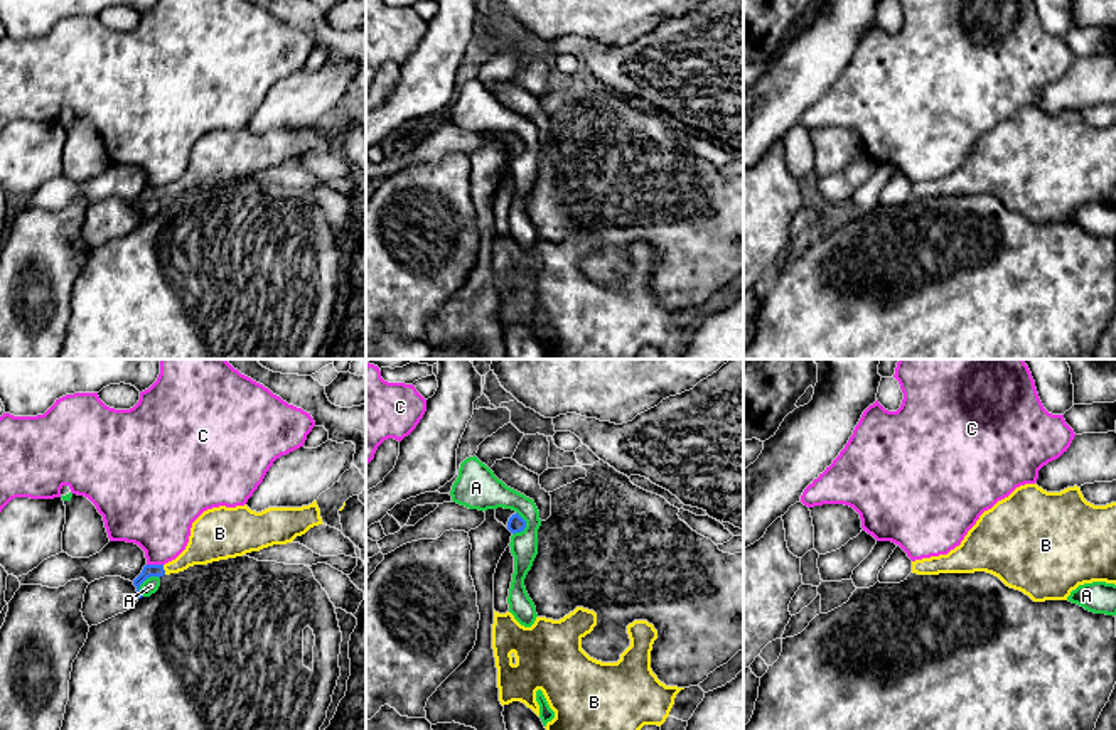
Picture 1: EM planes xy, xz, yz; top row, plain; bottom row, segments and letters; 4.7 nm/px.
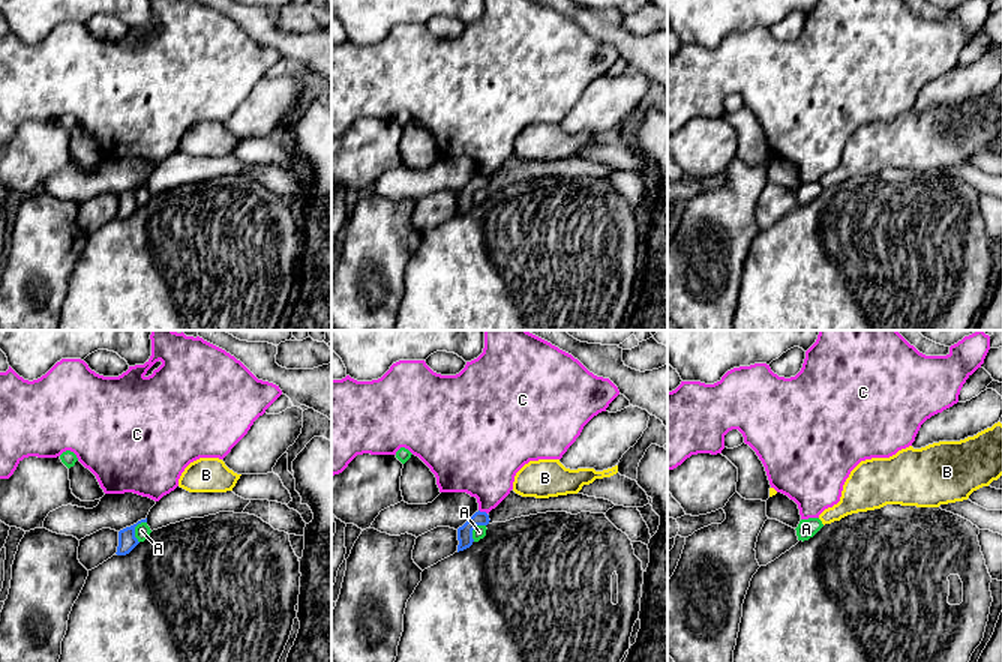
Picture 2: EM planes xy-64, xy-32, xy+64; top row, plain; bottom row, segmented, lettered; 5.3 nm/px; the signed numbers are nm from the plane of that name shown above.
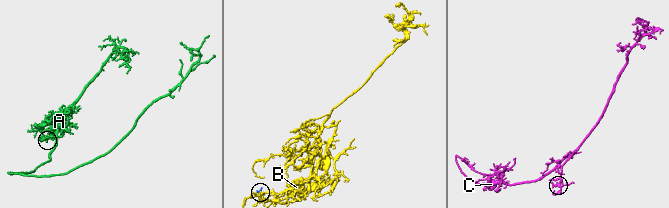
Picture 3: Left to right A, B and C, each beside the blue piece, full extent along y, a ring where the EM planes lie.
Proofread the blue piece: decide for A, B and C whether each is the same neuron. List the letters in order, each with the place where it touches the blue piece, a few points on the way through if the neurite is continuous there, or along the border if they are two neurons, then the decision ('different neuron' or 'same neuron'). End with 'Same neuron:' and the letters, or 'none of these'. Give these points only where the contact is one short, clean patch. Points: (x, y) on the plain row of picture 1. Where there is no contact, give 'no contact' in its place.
A: meets blue in xy at (145, 201); border along xy (159, 199), (149, 199), (140, 208), (140, 216); different neuron
B: meets blue in xy at (164, 193); runs through xy (149, 193), (164, 193), (181, 186), (208, 164); same neuron
C: meets blue in xy at (155, 187); border along xy (147, 186), (162, 187); different neuron
Same neuron: B

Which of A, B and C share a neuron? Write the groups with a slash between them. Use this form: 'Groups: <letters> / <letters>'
Groups: A / B / C

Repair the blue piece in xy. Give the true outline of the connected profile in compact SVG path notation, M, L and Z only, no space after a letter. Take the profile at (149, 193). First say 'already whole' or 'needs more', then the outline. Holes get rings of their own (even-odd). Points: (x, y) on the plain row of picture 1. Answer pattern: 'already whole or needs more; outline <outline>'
needs more; outline M317 123L302 130L268 130L261 135L246 126L204 133L190 150L185 172L165 187L145 187L133 202L138 221L140 207L150 199L179 196L194 187L243 179L273 167L292 165L310 150L324 147Z

